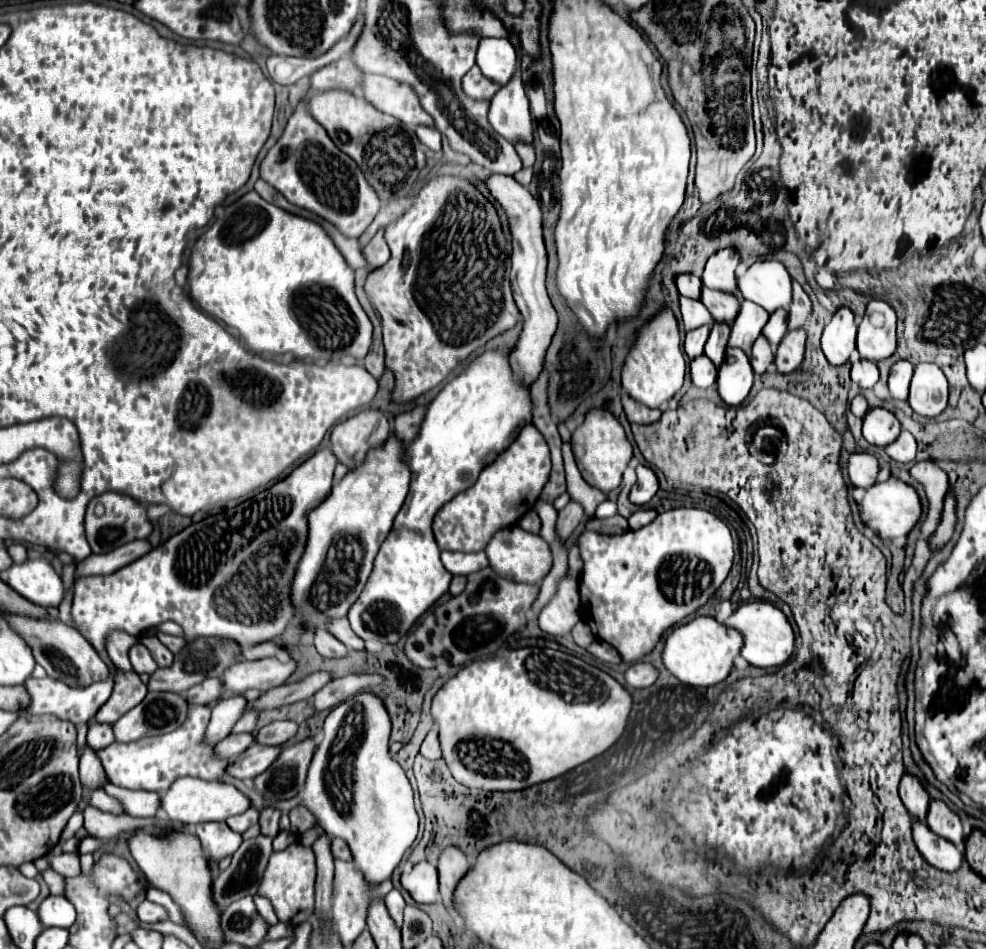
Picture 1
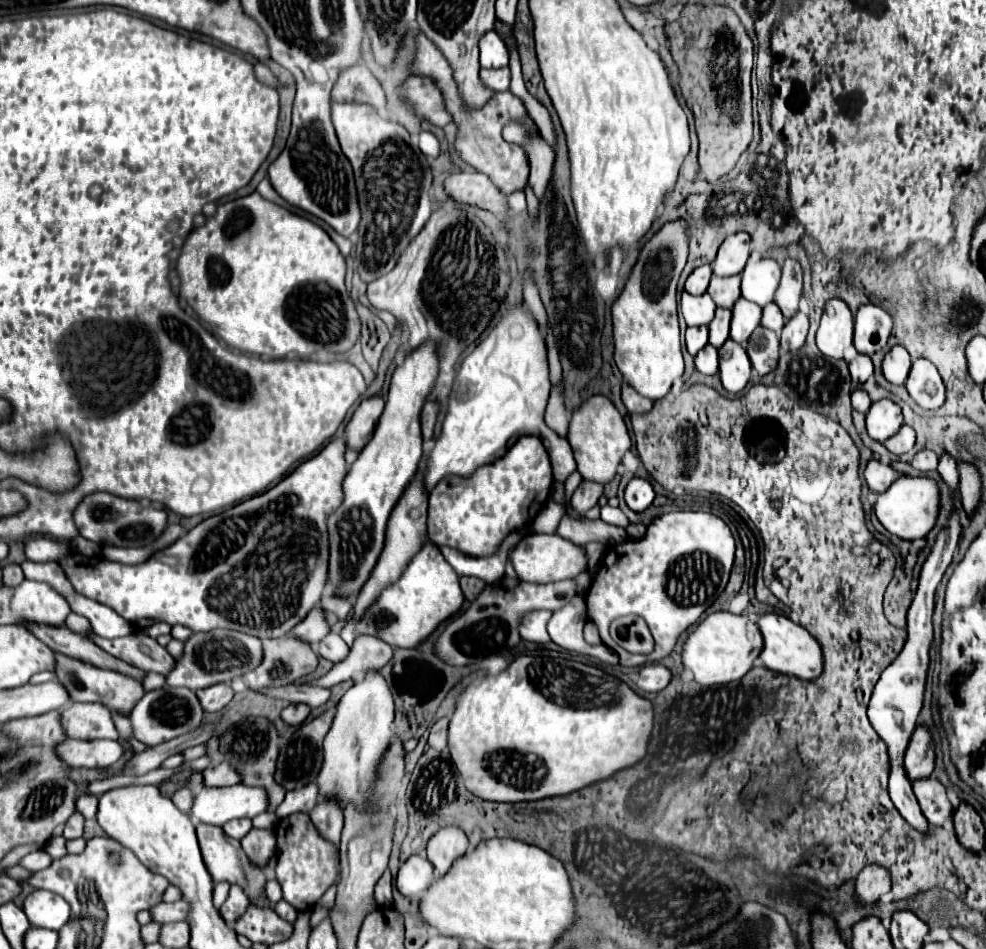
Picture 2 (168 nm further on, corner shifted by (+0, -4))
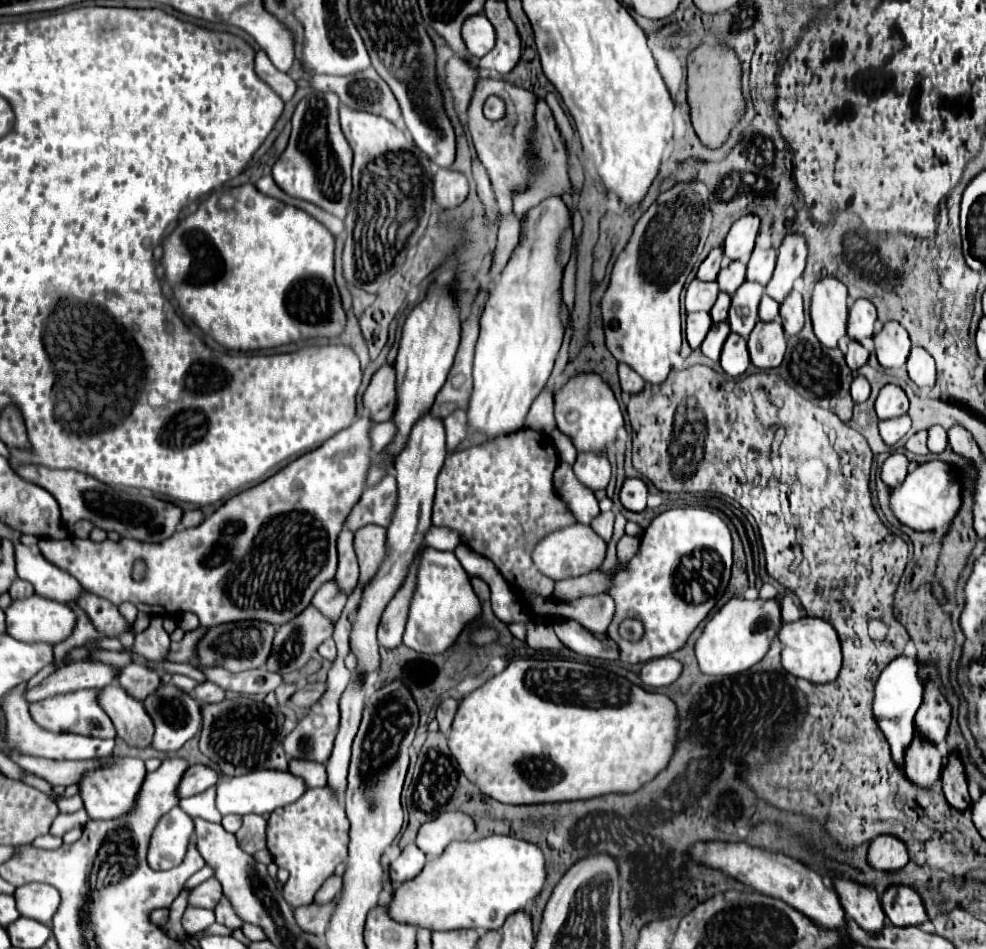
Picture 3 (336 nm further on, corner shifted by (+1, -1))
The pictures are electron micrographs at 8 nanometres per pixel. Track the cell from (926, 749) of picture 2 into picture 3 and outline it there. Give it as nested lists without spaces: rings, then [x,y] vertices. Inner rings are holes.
[[[928,689],[924,693],[924,703],[916,713],[916,731],[928,743],[938,745],[946,739],[950,725],[950,705],[940,691]]]

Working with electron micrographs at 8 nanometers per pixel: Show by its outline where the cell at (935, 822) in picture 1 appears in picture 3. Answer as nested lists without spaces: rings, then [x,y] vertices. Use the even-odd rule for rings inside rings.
[[[914,733],[914,741],[906,751],[904,757],[906,765],[906,777],[920,789],[932,789],[942,775],[940,767],[940,753],[934,745],[928,745],[928,741],[920,739],[918,733]]]

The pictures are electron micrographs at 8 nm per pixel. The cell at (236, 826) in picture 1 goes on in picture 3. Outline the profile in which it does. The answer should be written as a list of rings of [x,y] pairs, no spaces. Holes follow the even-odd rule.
[[[224,815],[222,817],[222,827],[228,831],[228,833],[236,833],[242,825],[242,817],[240,815]]]

